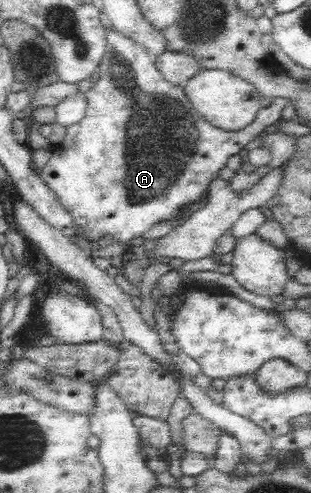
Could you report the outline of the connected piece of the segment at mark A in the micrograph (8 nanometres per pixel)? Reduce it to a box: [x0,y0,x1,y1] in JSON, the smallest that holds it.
[39,27,295,243]

